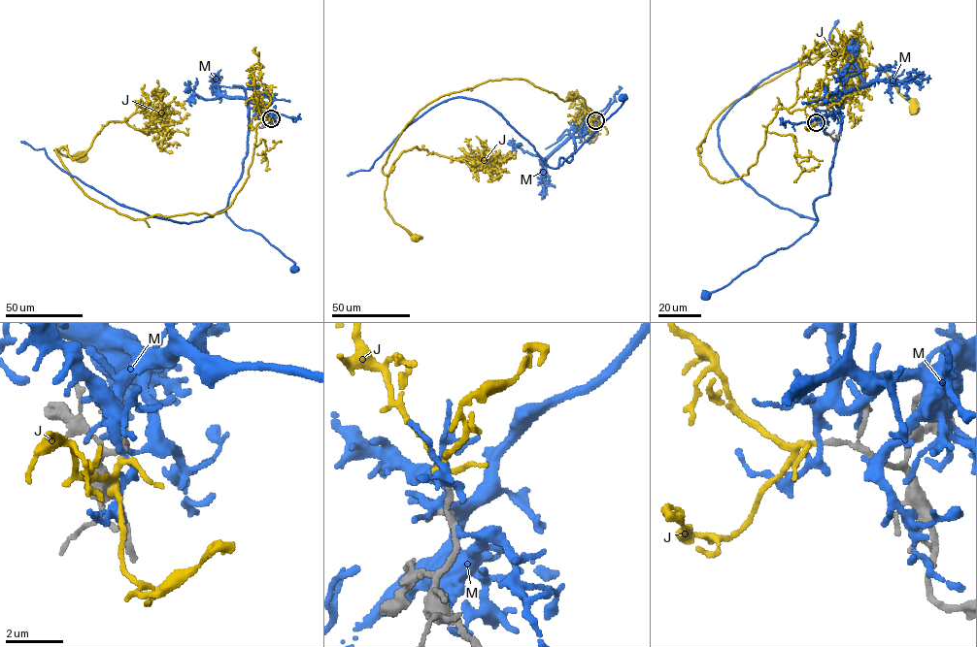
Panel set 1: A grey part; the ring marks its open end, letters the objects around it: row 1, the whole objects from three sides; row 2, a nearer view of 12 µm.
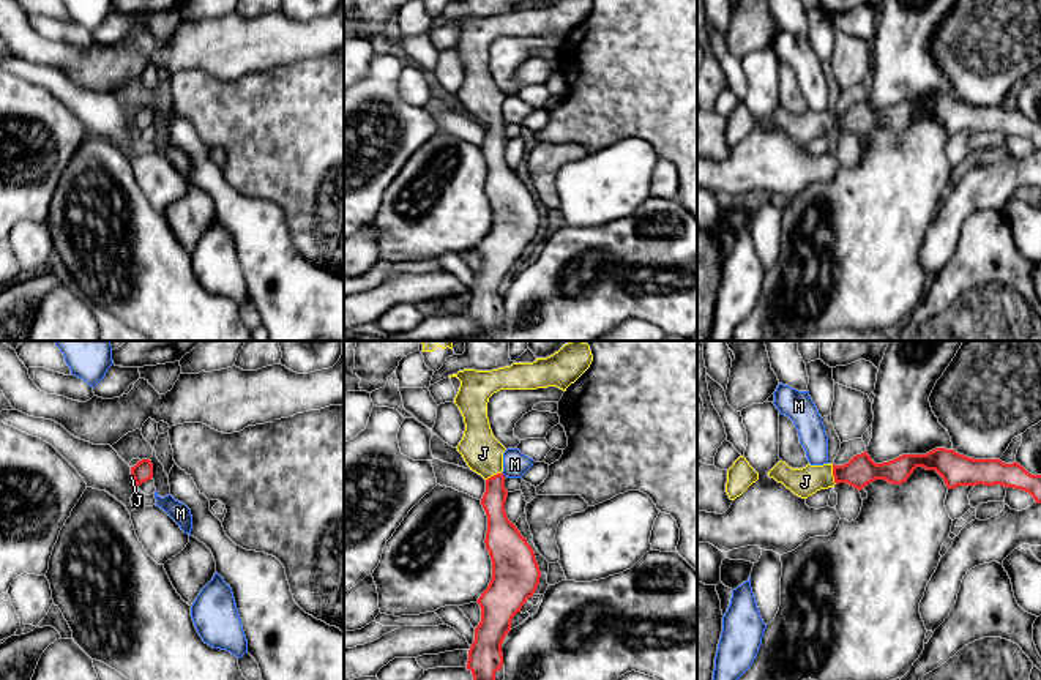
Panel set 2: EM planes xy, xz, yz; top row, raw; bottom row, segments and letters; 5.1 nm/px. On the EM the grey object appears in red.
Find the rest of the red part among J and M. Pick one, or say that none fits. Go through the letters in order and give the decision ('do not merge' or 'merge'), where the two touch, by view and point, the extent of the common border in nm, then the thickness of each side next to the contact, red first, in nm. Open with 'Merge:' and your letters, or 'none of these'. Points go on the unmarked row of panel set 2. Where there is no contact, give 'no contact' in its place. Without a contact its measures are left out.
Merge: J
J: merge | yz (833, 120) | 110 nm | 160/150 nm
M: do not merge | no contact

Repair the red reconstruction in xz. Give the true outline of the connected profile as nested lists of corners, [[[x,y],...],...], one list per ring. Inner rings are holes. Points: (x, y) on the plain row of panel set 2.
[[[554,0],[533,9],[513,9],[492,17],[464,16],[450,22],[461,27],[454,50],[465,69],[456,95],[470,117],[486,126],[481,151],[487,163],[484,189],[492,207],[492,226],[476,248],[481,268],[475,275],[465,312],[481,341],[492,341],[495,331],[505,327],[502,290],[511,278],[513,263],[533,243],[541,224],[532,192],[505,158],[508,137],[502,118],[506,95],[492,80],[487,49],[500,36],[557,33],[566,38],[591,8],[591,0]]]

